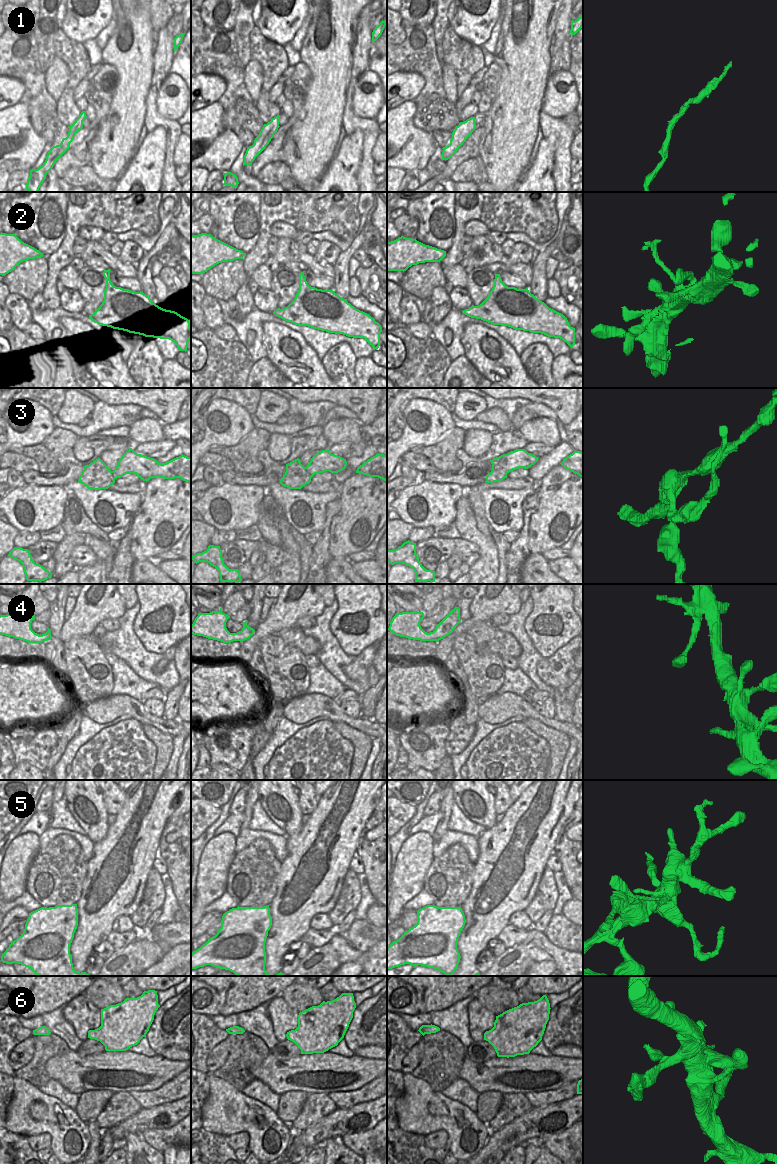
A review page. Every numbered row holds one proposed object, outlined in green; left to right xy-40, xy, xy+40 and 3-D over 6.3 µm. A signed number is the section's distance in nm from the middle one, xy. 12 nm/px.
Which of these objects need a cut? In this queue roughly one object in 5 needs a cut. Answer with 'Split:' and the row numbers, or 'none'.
Split: 3, 5

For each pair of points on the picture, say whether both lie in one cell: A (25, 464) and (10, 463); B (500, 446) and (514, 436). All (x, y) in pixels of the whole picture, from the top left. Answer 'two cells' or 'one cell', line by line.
A: one cell
B: one cell

